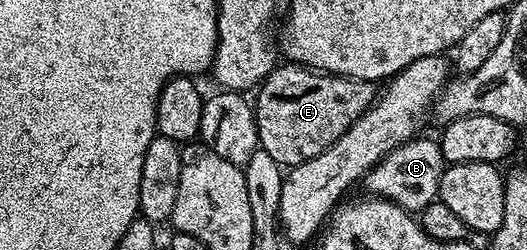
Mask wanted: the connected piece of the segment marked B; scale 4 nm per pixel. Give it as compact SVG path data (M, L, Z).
M414 137L408 139L403 145L387 153L363 177L363 186L373 197L390 199L398 203L401 208L410 213L424 212L438 198L437 190L441 184L441 174L447 166L441 144L436 138L421 139Z

